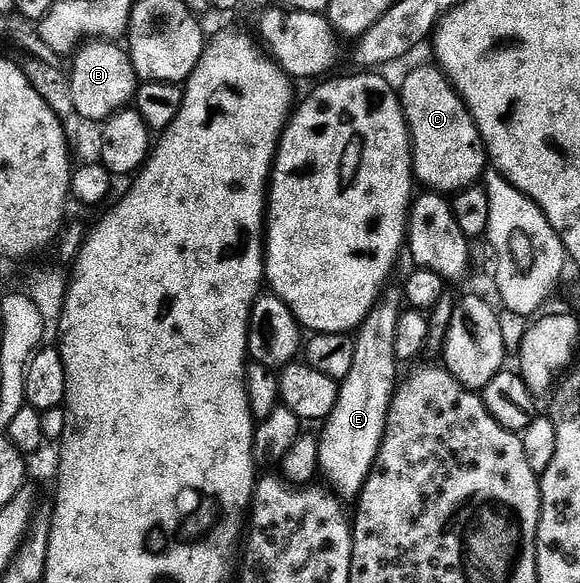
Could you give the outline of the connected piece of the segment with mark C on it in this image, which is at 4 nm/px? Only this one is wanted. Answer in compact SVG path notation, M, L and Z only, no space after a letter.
M439 67L416 68L405 78L404 85L399 85L398 91L408 123L408 135L412 138L412 171L415 179L419 183L421 180L425 189L441 194L455 194L464 188L473 187L486 171L486 149L478 126L452 81Z

